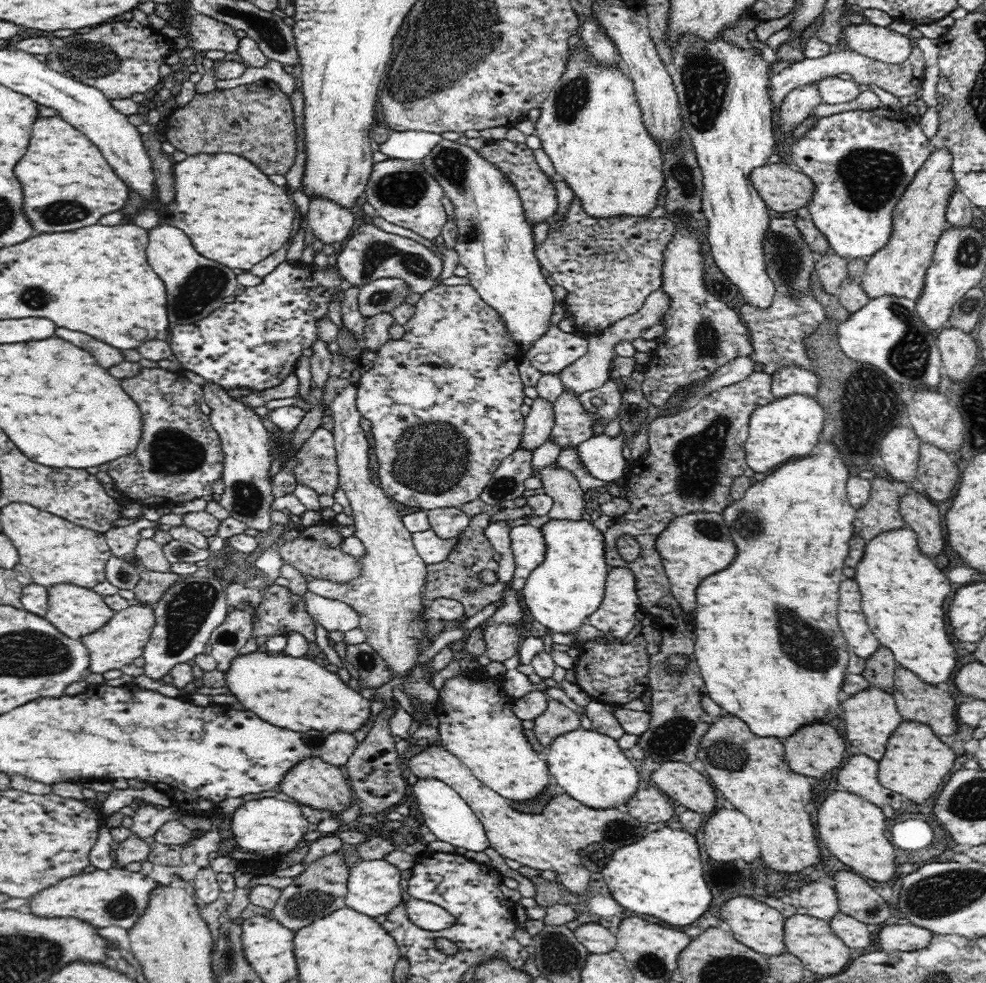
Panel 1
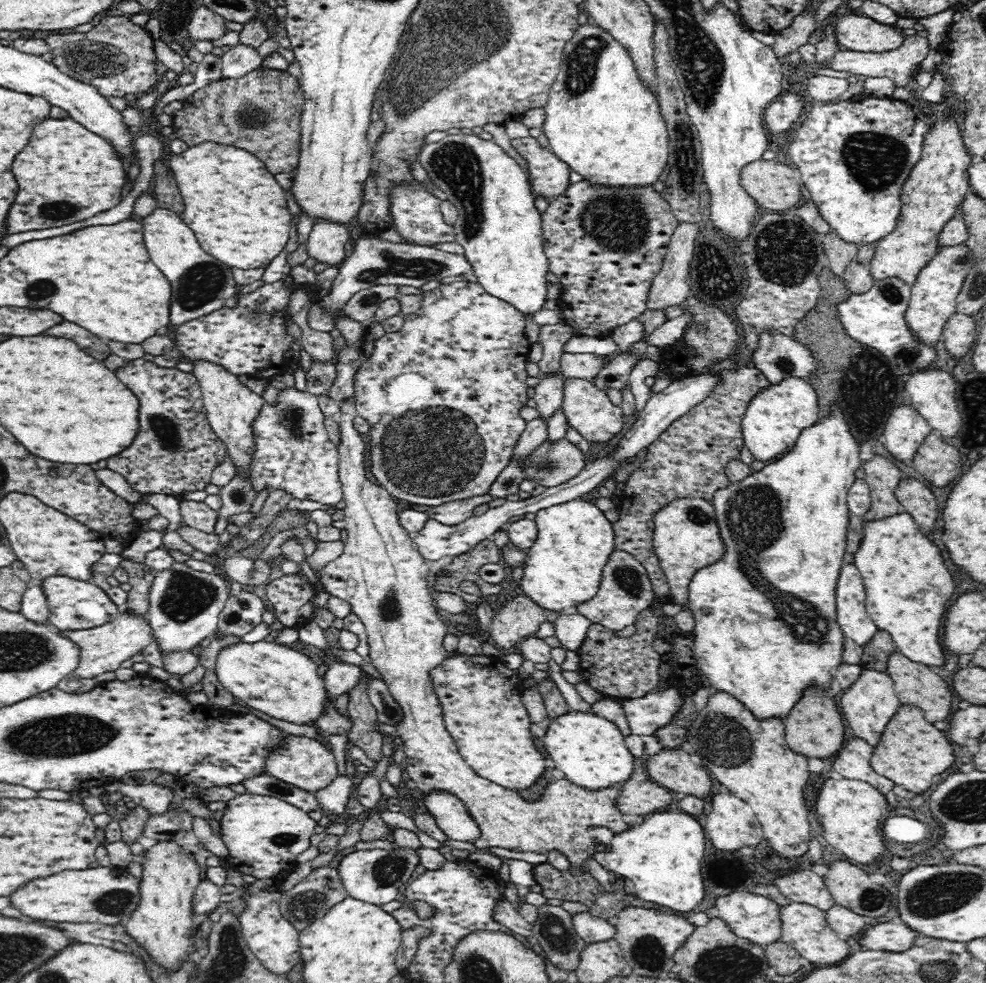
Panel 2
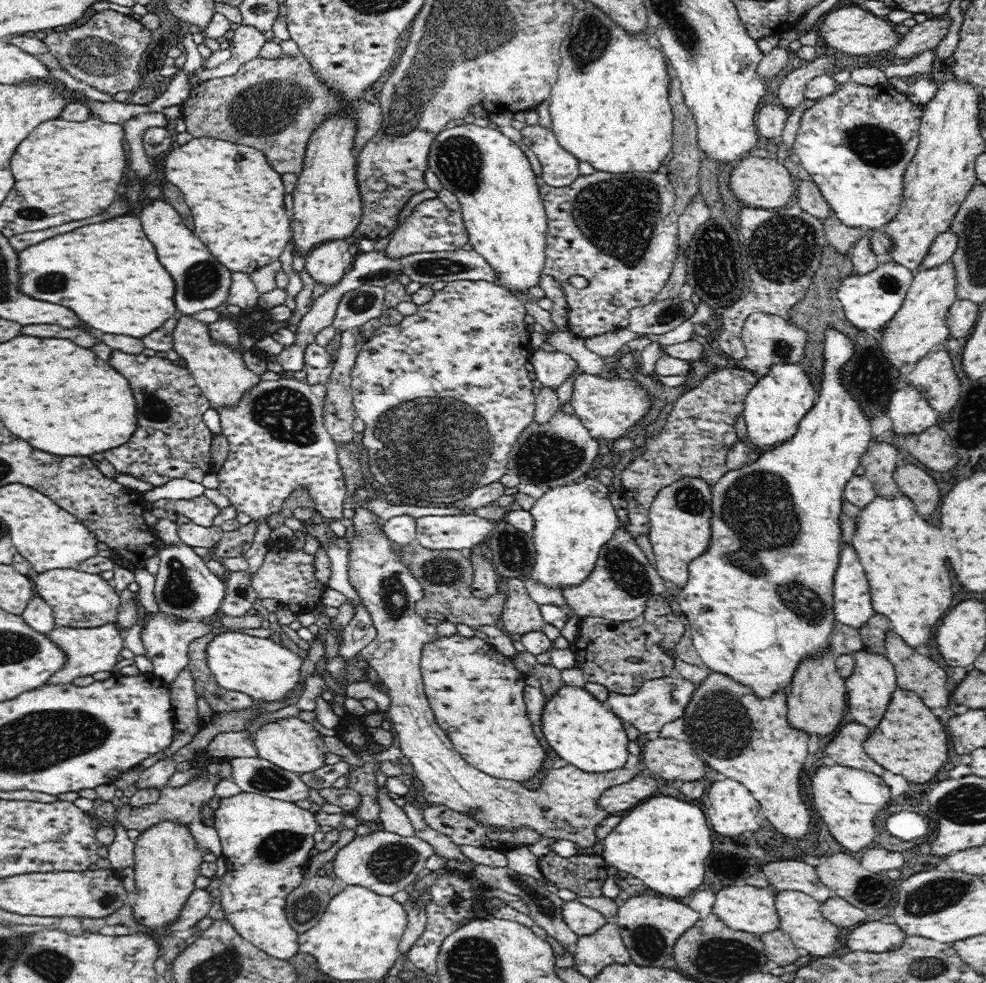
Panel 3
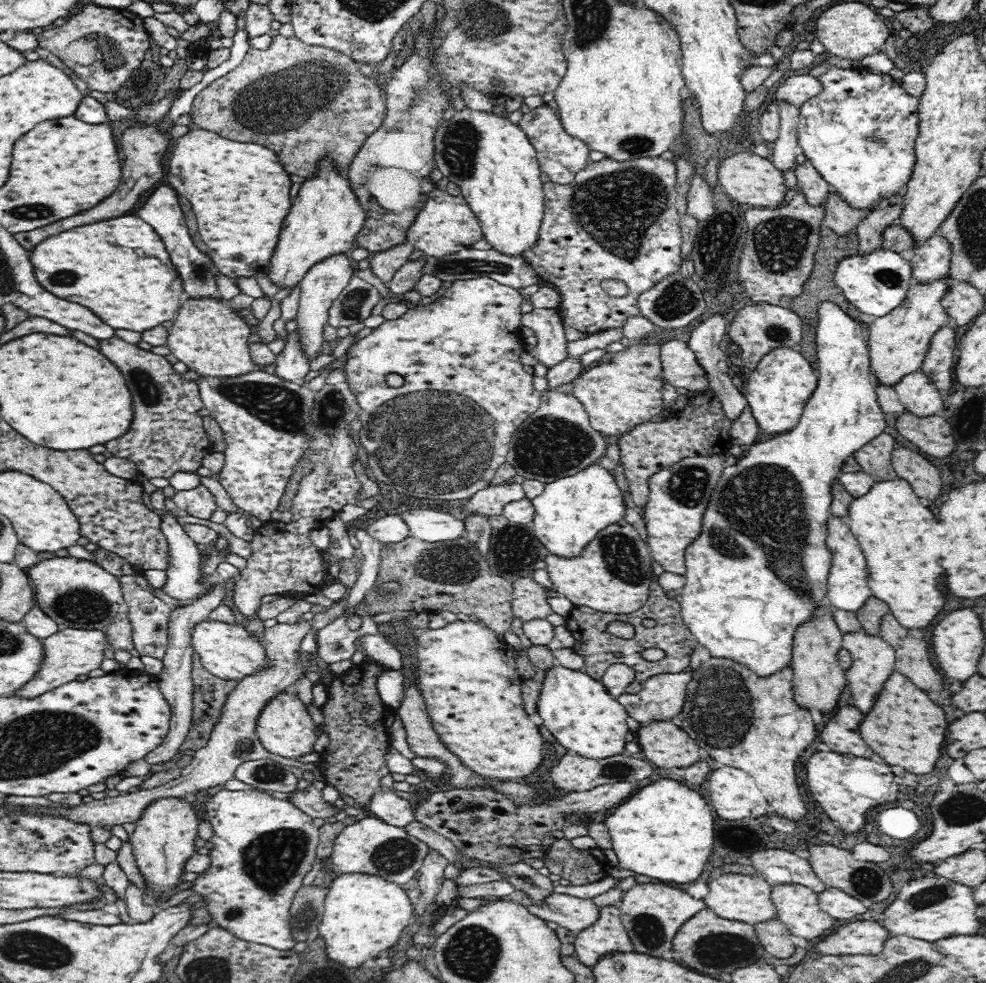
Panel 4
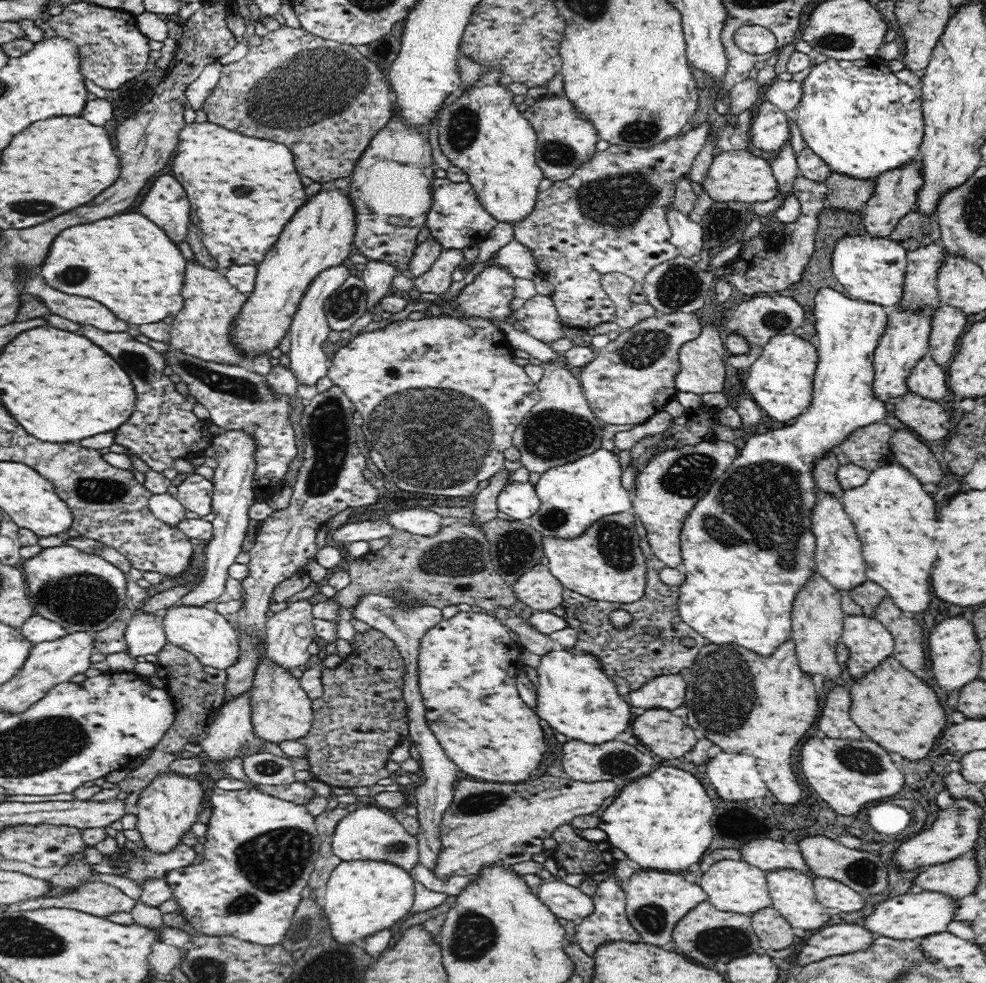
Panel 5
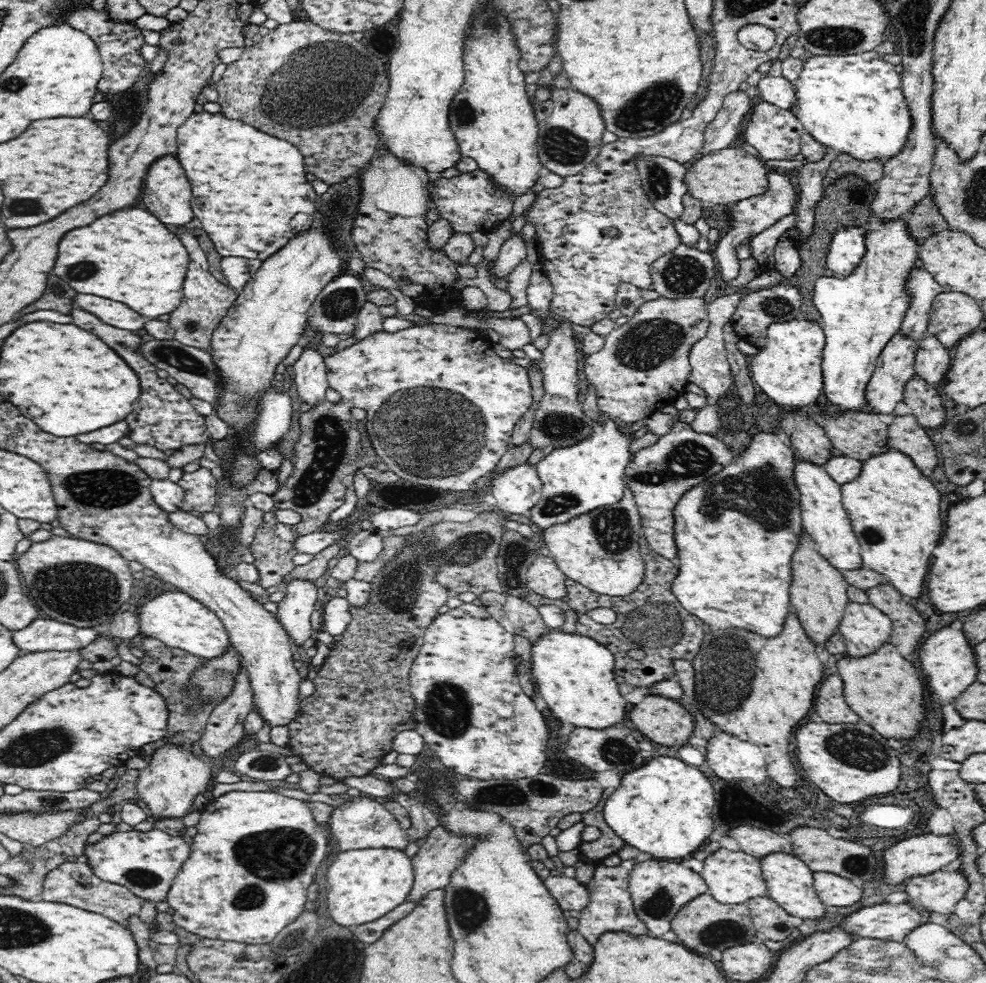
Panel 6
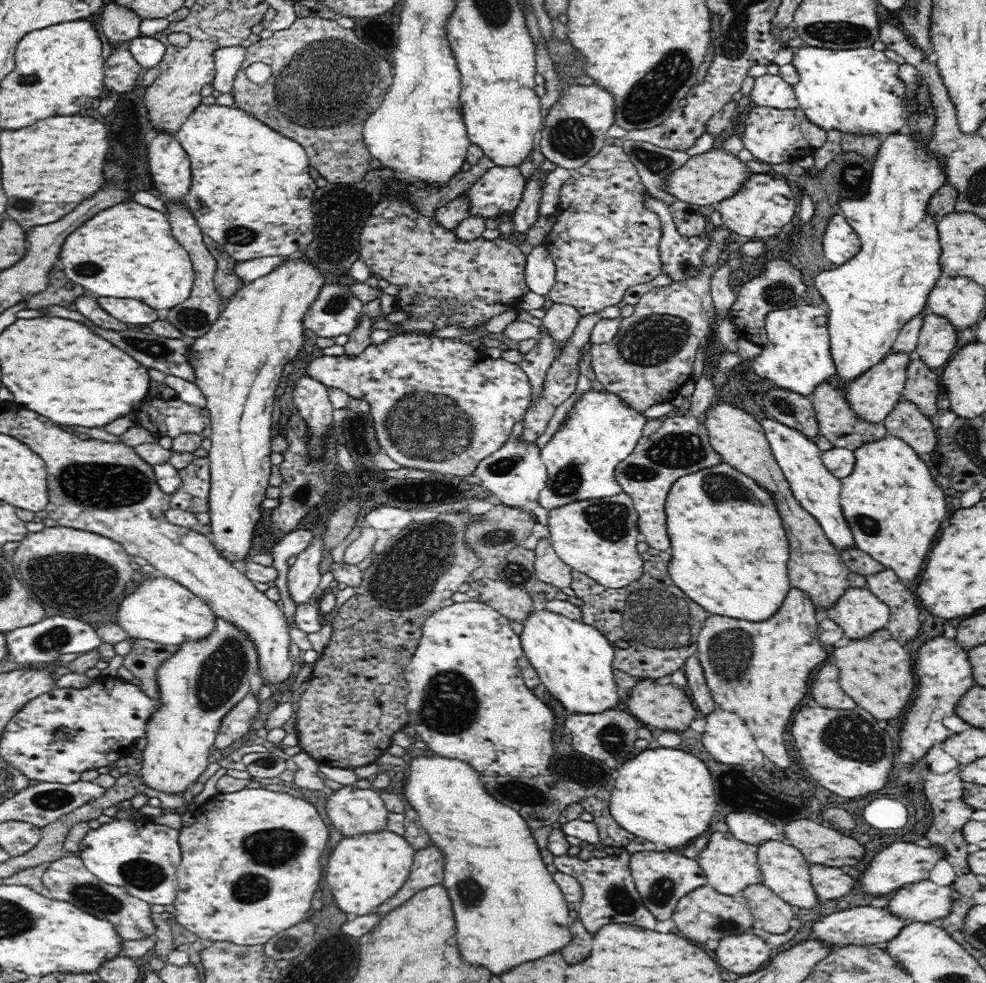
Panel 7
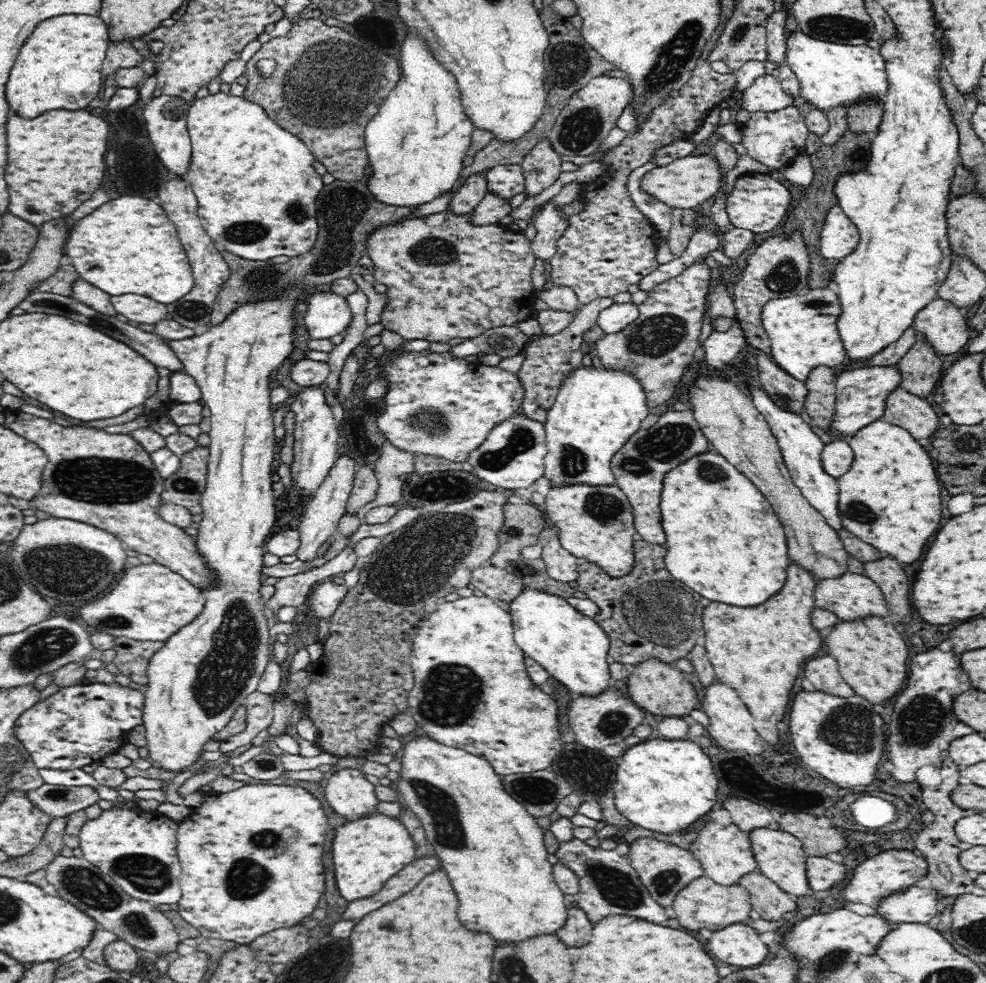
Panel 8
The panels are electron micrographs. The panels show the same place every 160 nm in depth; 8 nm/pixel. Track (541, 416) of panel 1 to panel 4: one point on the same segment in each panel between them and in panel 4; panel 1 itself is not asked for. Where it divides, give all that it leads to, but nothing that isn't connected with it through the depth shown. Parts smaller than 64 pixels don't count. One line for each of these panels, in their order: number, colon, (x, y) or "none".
2: (548, 395)
3: (552, 368)
4: (551, 348)

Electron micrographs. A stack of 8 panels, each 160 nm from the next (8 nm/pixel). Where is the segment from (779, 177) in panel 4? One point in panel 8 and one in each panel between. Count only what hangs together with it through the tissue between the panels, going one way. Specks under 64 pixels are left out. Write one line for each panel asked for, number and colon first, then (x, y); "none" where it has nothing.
5: (735, 176)
6: (731, 175)
7: (710, 178)
8: (686, 183)

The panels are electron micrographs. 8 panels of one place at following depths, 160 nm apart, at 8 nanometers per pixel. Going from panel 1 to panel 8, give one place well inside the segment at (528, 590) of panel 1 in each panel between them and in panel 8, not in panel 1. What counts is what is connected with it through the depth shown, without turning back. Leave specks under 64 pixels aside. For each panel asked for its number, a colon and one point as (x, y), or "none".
2: (562, 569)
3: (573, 522)
4: (569, 512)
5: (573, 496)
6: (575, 480)
7: (602, 430)
8: (597, 411)

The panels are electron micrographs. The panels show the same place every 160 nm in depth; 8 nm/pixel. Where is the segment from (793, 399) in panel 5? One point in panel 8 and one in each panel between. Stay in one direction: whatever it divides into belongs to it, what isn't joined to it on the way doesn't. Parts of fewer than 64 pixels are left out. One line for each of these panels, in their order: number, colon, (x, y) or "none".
6: (787, 368)
7: (796, 357)
8: (803, 332)

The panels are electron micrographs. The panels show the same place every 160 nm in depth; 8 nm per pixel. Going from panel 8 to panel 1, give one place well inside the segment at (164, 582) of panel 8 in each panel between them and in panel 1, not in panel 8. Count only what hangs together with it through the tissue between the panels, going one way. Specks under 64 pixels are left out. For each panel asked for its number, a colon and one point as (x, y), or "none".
1: (295, 693)
2: (281, 682)
3: (262, 668)
4: (229, 652)
5: (213, 639)
6: (176, 619)
7: (160, 610)

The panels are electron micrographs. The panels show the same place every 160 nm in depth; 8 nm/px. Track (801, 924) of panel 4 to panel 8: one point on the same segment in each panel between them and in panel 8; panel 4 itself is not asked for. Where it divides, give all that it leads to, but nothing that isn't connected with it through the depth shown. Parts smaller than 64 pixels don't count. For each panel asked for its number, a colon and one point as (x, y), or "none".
5: (792, 893)
6: (789, 881)
7: (784, 870)
8: (780, 856)

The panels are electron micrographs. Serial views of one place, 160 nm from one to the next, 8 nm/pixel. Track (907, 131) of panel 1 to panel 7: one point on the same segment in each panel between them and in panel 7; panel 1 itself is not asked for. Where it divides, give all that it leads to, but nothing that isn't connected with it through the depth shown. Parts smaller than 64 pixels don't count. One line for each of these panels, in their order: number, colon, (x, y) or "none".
2: (853, 156)
3: (856, 143)
4: (859, 133)
5: (857, 116)
6: (854, 104)
7: (856, 92)

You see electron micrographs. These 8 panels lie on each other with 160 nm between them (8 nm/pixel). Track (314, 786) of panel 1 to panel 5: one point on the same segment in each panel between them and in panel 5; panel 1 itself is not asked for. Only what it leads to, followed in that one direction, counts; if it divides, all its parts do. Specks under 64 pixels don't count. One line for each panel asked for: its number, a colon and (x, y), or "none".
2: (302, 762)
3: (292, 744)
4: (285, 728)
5: (281, 710)

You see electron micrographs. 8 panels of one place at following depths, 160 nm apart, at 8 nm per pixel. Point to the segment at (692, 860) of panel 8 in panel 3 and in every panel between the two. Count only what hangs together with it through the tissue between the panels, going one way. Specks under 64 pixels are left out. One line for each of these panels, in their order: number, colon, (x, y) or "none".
3: (649, 926)
4: (652, 913)
5: (655, 902)
6: (659, 888)
7: (662, 878)

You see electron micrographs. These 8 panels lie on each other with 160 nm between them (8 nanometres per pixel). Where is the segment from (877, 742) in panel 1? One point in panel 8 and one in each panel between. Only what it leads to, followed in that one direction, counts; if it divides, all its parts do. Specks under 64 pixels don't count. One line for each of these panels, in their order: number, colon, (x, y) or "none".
2: (868, 705)
3: (869, 689)
4: (873, 663)
5: (869, 643)
6: (865, 629)
7: (859, 613)
8: (853, 597)

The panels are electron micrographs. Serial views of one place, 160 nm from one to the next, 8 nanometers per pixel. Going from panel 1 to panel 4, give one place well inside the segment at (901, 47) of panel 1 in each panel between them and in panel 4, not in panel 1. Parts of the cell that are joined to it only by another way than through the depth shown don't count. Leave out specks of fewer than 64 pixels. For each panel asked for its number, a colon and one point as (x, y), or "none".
2: (853, 32)
3: (852, 30)
4: (853, 30)

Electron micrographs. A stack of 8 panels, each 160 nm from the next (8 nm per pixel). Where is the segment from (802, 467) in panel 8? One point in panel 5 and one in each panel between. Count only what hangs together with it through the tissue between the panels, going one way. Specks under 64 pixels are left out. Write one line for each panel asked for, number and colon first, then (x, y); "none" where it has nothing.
5: (838, 554)
6: (824, 518)
7: (816, 489)

